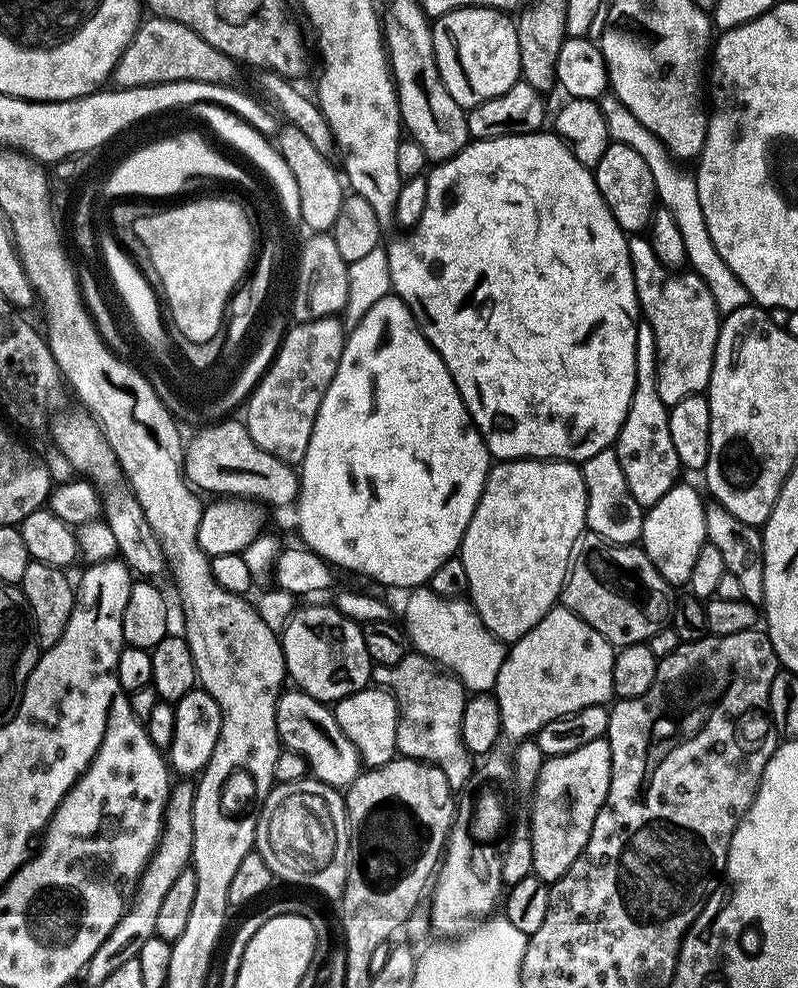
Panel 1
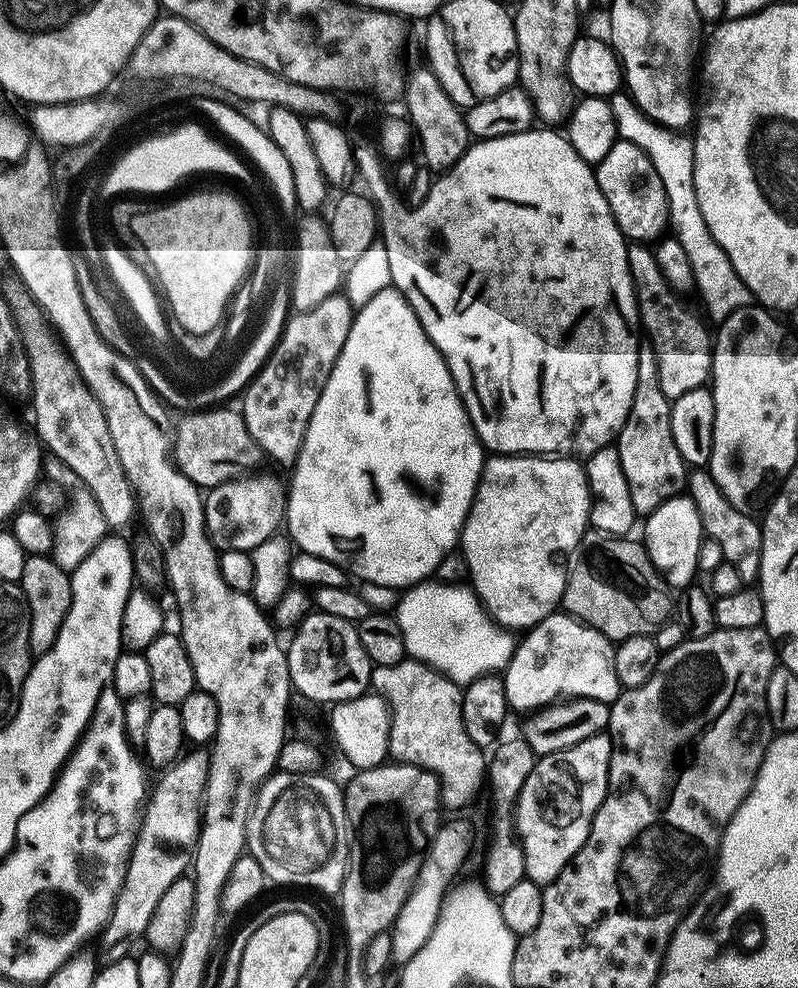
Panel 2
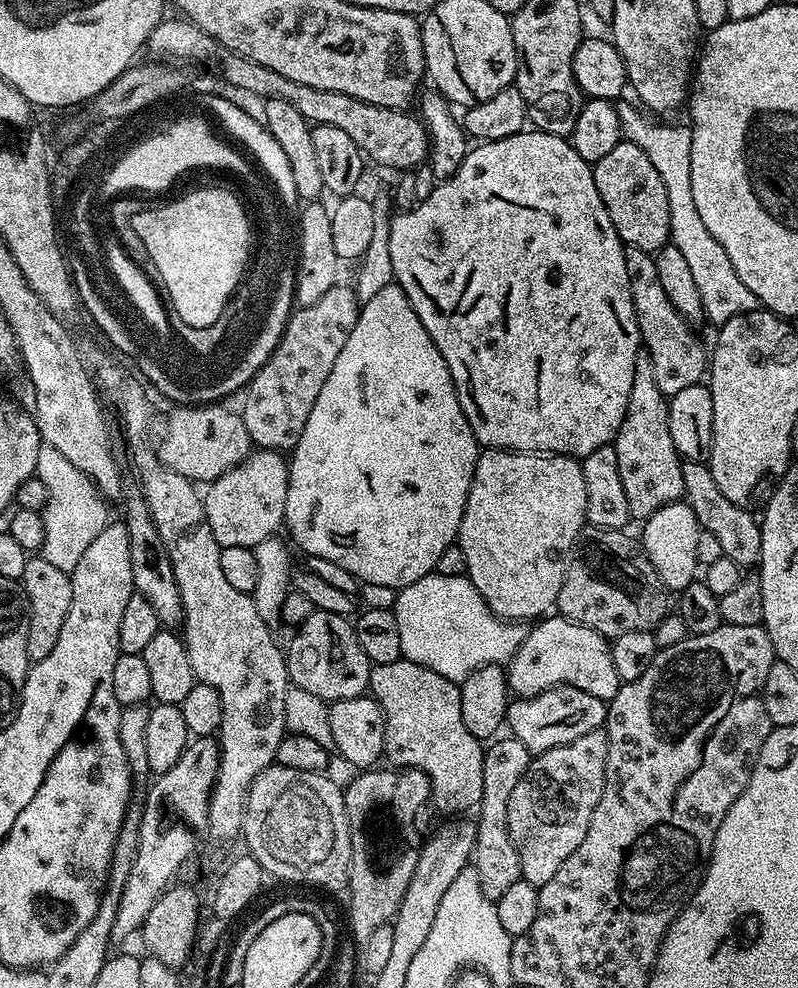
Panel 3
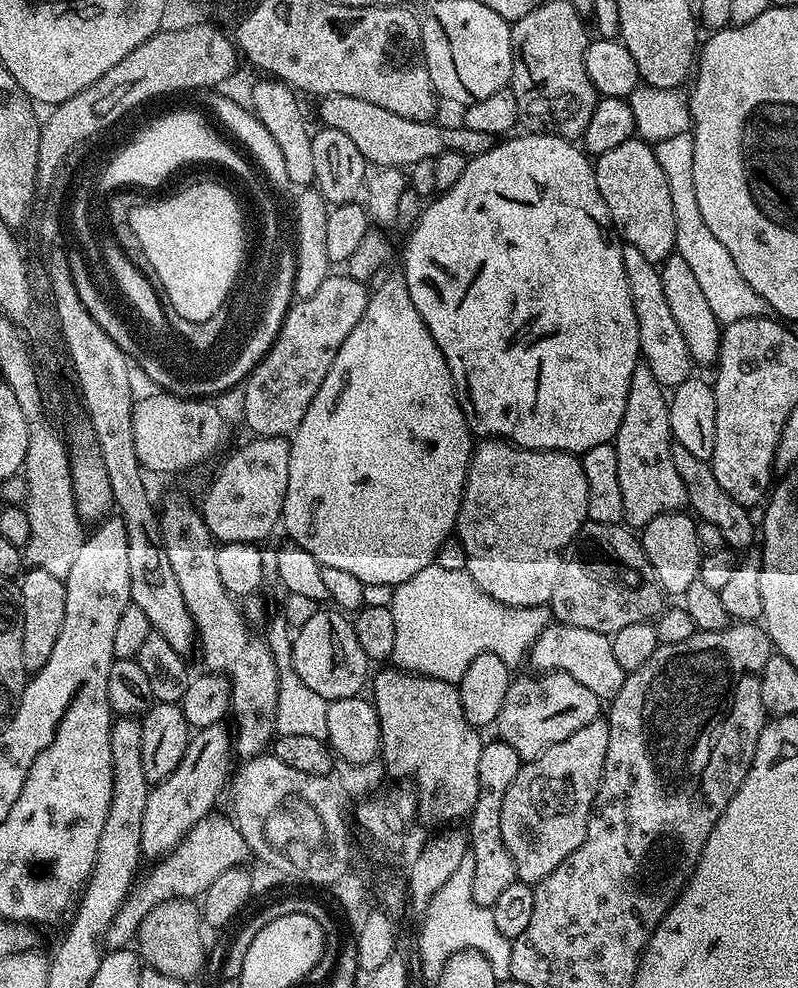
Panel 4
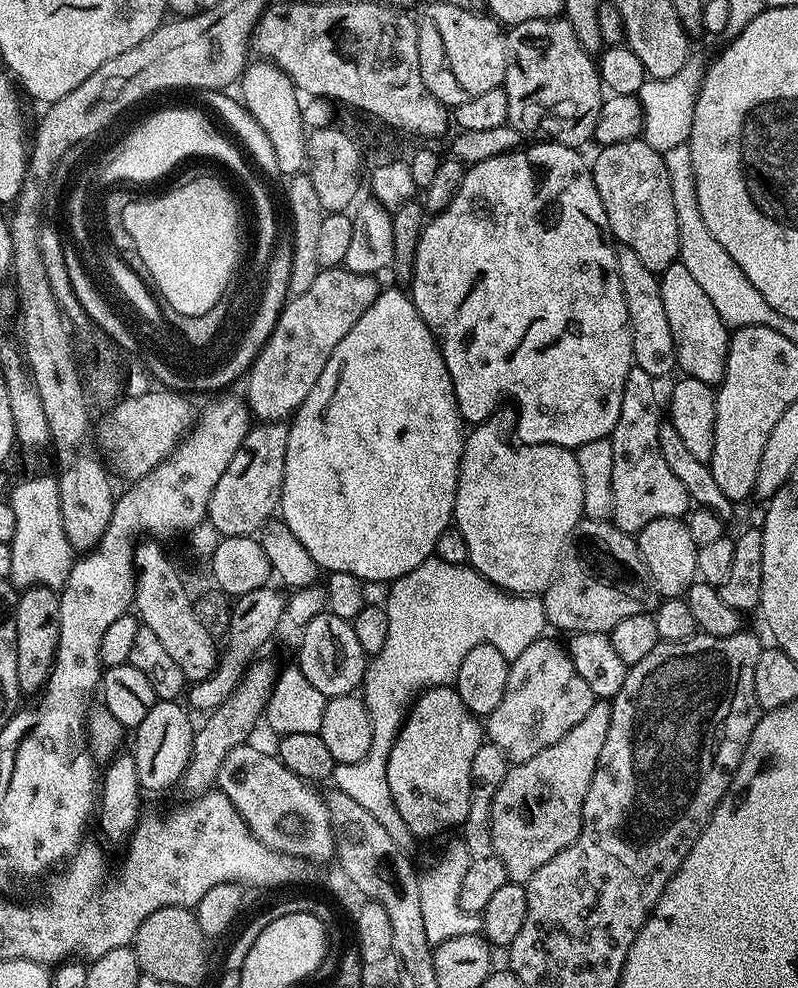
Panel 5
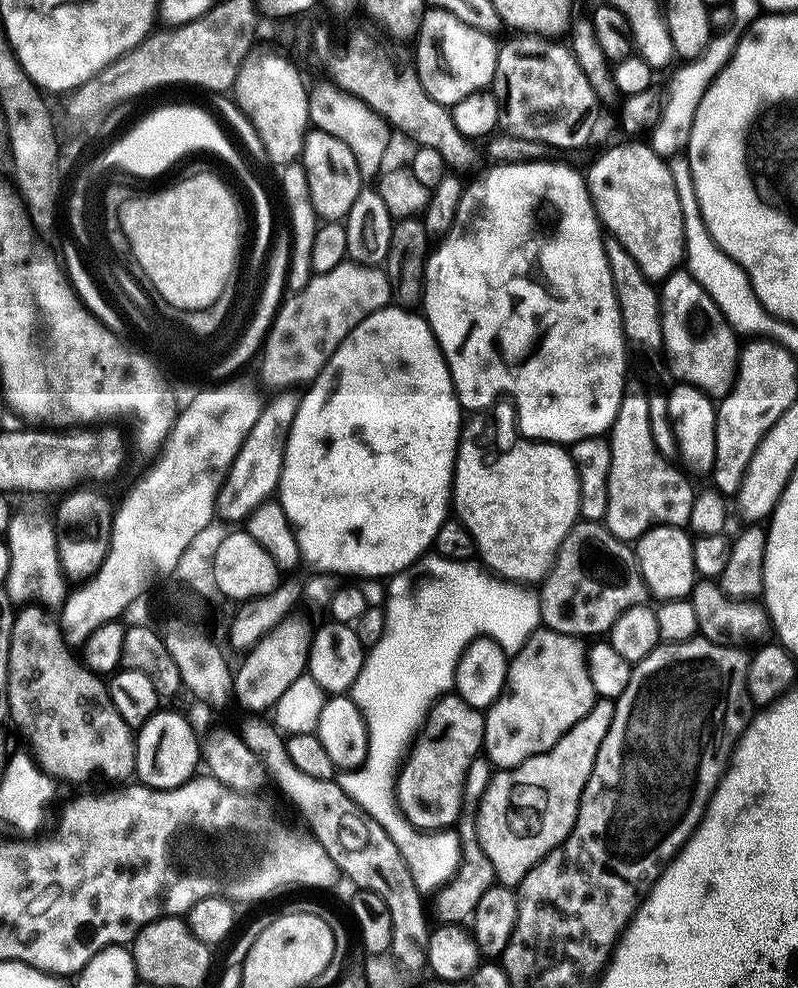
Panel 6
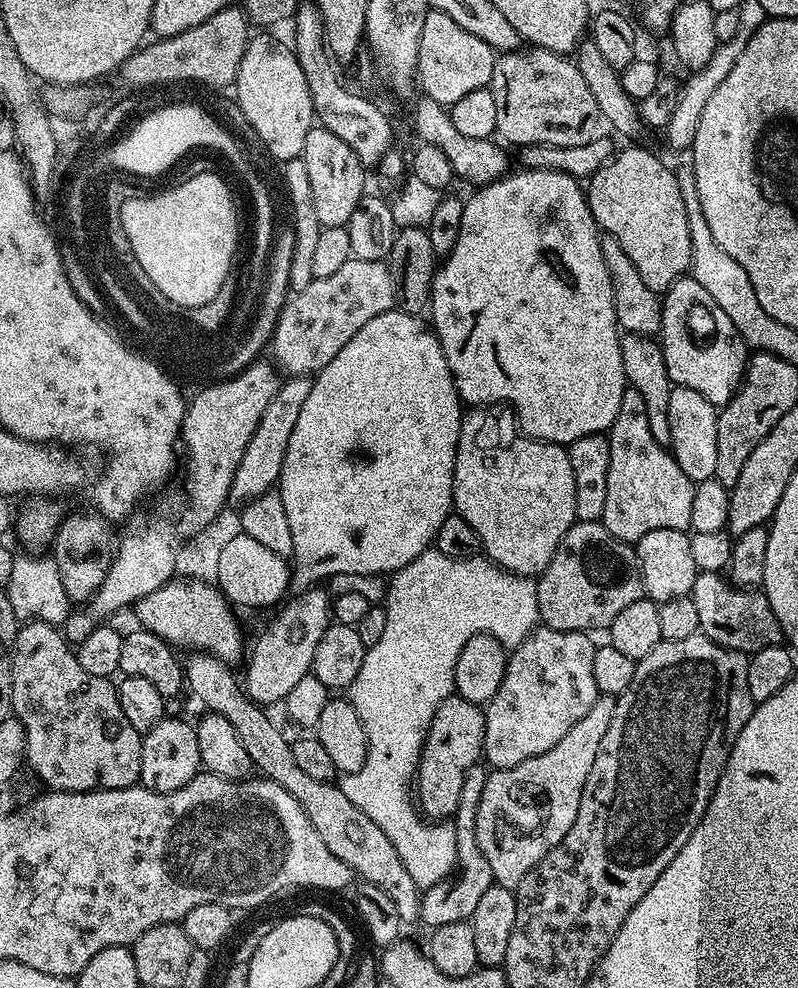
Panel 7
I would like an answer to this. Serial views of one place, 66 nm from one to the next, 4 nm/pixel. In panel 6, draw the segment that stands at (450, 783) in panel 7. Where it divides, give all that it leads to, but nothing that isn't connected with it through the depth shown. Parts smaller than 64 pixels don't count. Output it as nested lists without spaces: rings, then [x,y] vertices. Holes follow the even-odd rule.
[[[449,694],[440,697],[432,705],[428,712],[428,718],[424,722],[423,728],[420,729],[406,759],[396,777],[396,800],[400,803],[400,809],[404,811],[404,816],[410,821],[413,828],[421,830],[448,830],[459,821],[461,811],[464,806],[464,787],[466,786],[466,770],[470,770],[470,762],[474,762],[481,755],[484,747],[484,712],[467,704],[461,696]]]

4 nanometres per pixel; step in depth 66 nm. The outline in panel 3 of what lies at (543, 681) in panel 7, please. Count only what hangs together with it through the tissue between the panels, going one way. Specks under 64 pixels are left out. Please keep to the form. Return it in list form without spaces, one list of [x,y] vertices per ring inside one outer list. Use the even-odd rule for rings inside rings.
[[[561,686],[548,688],[531,698],[513,699],[508,706],[506,728],[529,752],[539,754],[566,742],[574,742],[574,738],[582,738],[582,734],[590,734],[590,730],[604,728],[607,719],[608,704],[605,701],[577,688]]]

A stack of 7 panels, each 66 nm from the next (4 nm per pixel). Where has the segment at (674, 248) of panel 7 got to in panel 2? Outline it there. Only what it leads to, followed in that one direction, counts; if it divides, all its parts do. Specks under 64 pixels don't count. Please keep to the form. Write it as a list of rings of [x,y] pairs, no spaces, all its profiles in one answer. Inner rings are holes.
[[[617,139],[616,144],[610,146],[610,154],[606,154],[606,158],[595,165],[594,171],[598,190],[602,190],[602,198],[606,198],[614,214],[614,222],[618,222],[625,238],[632,242],[652,242],[665,231],[668,221],[666,190],[662,190],[654,162],[650,162],[650,158],[638,150],[634,142]]]

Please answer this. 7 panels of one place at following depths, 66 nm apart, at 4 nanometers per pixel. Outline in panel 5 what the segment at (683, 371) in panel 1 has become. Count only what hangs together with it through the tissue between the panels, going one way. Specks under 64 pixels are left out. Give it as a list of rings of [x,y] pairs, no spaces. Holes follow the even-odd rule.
[[[616,248],[616,273],[626,300],[628,329],[632,332],[632,355],[635,367],[646,370],[649,378],[668,376],[677,371],[676,347],[666,318],[666,306],[662,306],[662,290],[657,273],[646,270],[634,250]]]

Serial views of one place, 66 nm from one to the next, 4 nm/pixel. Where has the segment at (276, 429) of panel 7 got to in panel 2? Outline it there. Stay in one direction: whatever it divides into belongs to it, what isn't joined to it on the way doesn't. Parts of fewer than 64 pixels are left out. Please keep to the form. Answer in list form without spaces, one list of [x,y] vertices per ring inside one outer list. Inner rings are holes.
[[[242,478],[238,481],[220,484],[216,488],[207,489],[204,496],[204,523],[212,545],[220,552],[238,550],[251,553],[253,548],[266,542],[271,536],[277,535],[279,526],[286,516],[286,504],[282,494],[264,482],[254,482],[252,478]]]

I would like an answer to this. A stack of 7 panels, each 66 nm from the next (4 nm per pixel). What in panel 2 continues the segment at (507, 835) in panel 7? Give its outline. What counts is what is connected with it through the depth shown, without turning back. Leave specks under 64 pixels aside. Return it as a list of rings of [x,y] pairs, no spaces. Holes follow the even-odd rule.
[[[607,731],[582,738],[566,750],[537,759],[526,786],[516,799],[516,835],[524,847],[525,877],[541,886],[552,884],[564,867],[582,850],[598,806],[608,793],[612,737]]]

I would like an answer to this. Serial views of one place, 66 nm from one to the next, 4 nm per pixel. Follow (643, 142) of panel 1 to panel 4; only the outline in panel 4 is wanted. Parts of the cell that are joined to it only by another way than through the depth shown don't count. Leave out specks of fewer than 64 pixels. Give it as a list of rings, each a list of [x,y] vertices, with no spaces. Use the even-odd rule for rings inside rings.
[[[691,131],[677,134],[664,141],[654,144],[654,151],[658,158],[658,166],[662,166],[662,174],[666,174],[666,186],[670,186],[670,202],[674,202],[674,230],[676,231],[675,255],[681,256],[688,265],[702,295],[714,318],[718,318],[721,326],[733,324],[742,318],[762,318],[772,316],[770,302],[742,278],[734,258],[730,258],[730,250],[714,238],[710,226],[702,219],[702,209],[698,206],[698,194],[694,194],[694,138]]]

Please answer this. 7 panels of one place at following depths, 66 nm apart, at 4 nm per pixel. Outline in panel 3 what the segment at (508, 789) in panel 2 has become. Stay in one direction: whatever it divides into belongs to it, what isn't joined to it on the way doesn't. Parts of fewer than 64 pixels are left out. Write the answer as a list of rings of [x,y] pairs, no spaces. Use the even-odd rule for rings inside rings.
[[[508,734],[505,737],[505,740],[493,739],[484,750],[482,799],[478,805],[480,820],[474,849],[474,871],[478,886],[482,886],[482,894],[486,894],[486,898],[493,902],[500,900],[502,894],[506,894],[506,890],[510,890],[510,886],[522,878],[522,862],[508,829],[508,799],[510,794],[514,794],[514,786],[518,786],[522,774],[526,774],[534,759],[533,753],[522,746],[522,742],[518,742],[515,736]]]

